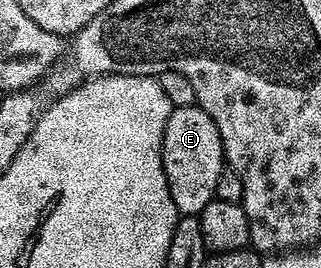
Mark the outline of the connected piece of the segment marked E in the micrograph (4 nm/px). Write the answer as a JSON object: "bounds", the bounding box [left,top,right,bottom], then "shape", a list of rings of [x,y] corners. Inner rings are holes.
{"bounds":[164,106,226,217],"shape":[[[197,106],[173,111],[164,135],[164,169],[174,206],[181,217],[199,217],[206,206],[217,199],[220,179],[226,173],[224,143],[214,118],[210,118],[203,108]]]}

